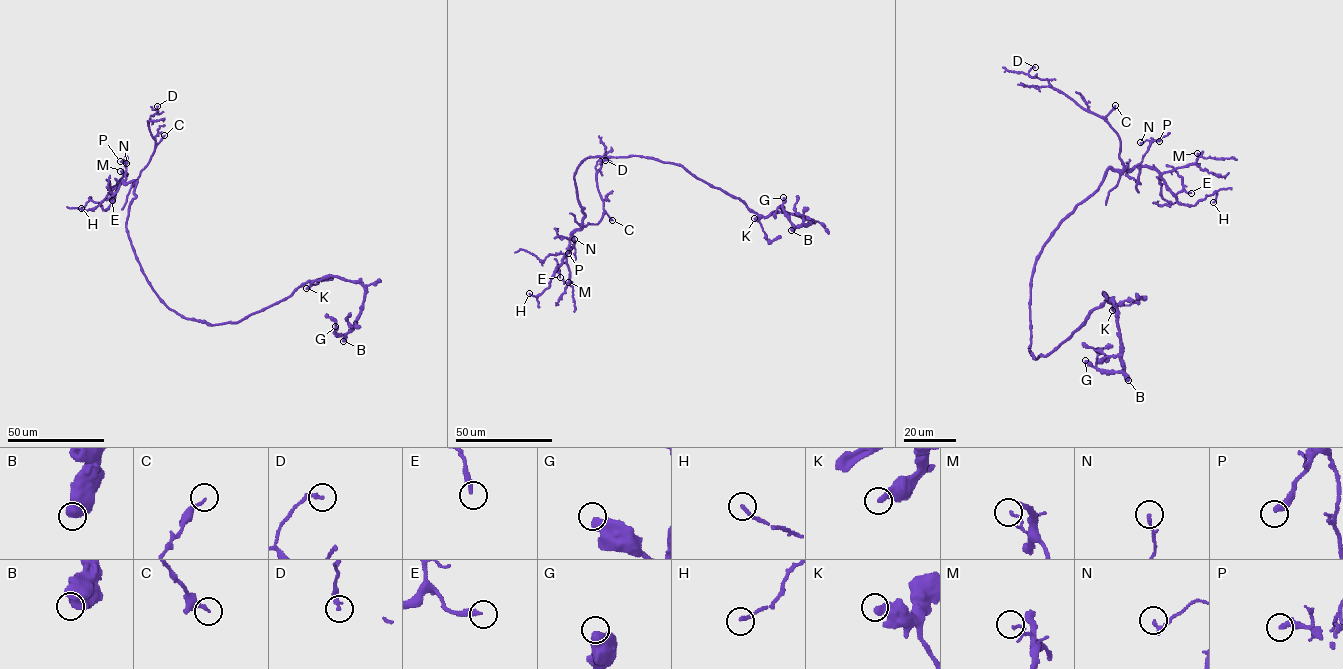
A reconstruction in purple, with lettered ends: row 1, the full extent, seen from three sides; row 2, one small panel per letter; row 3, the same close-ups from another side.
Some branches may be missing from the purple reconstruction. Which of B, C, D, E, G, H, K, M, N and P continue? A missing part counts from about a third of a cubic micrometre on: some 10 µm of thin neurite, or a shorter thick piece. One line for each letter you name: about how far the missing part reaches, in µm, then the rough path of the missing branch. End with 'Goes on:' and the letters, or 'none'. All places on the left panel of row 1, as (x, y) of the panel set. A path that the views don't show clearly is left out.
E: missing 10 µm
P: missing 10 µm
Goes on: E, P

